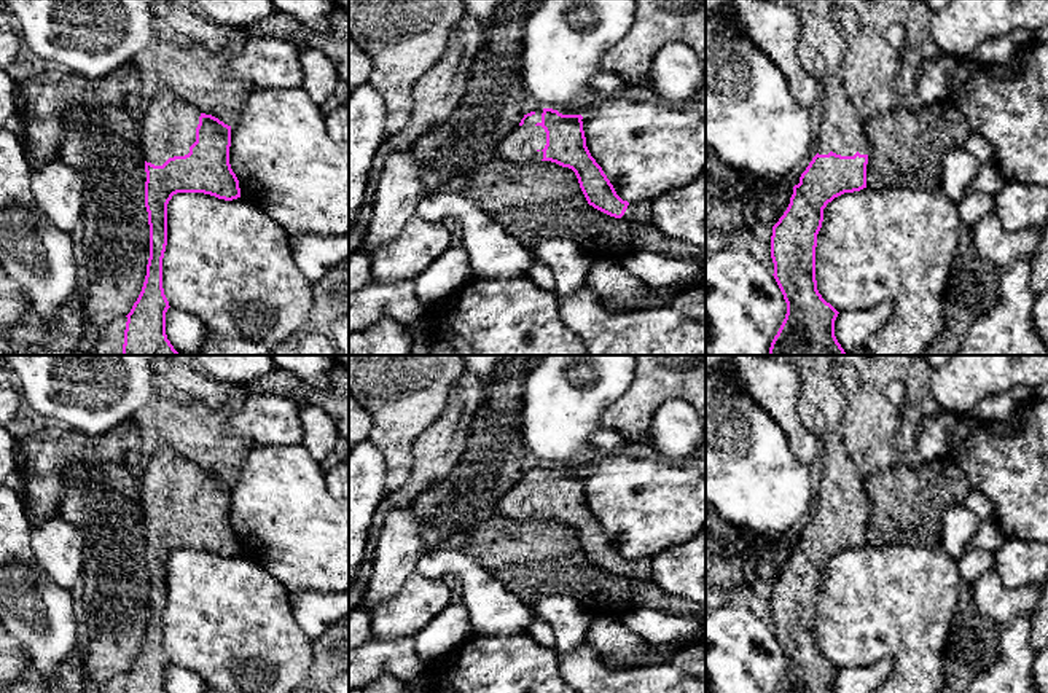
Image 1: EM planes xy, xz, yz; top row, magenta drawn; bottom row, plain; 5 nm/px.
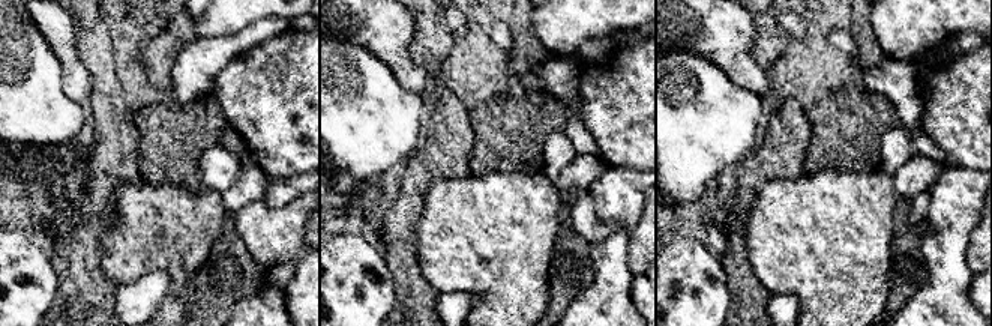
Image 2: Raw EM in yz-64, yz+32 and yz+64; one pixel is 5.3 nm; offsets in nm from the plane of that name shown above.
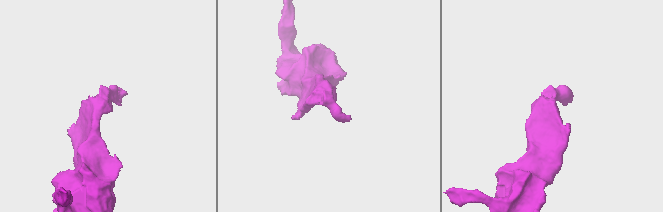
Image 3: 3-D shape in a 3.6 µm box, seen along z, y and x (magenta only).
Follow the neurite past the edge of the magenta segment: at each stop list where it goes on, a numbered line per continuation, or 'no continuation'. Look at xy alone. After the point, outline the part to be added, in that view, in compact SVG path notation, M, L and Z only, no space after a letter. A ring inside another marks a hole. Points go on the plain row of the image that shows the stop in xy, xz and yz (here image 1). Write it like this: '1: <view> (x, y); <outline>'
1: xy (168, 485); M167 443L156 449L140 475L143 516L162 523L169 515L188 511L201 470Z

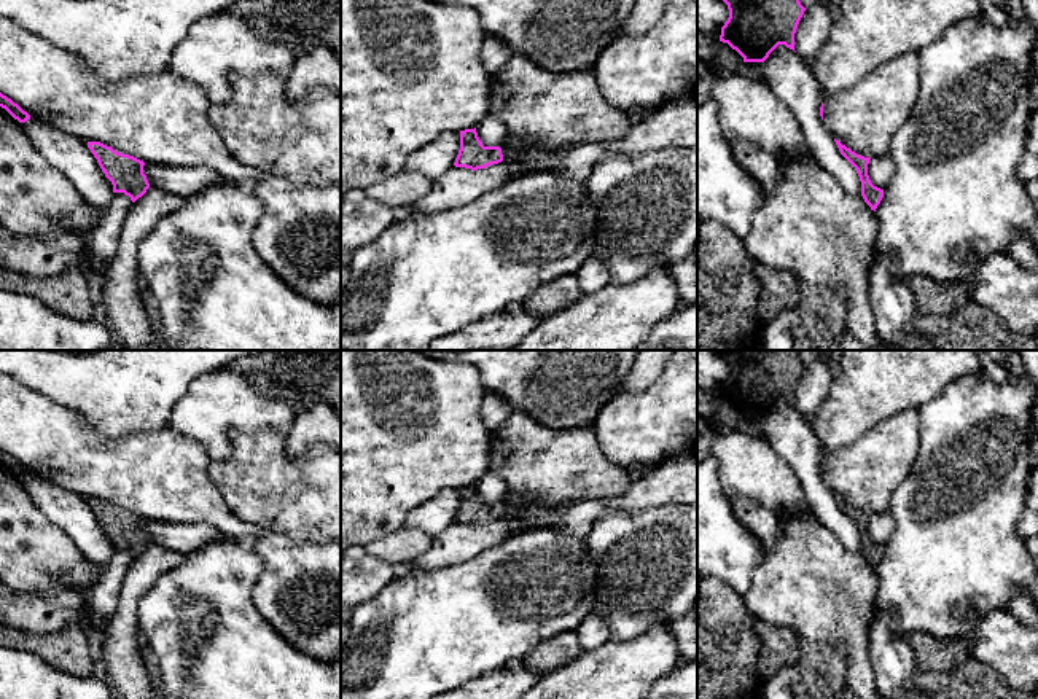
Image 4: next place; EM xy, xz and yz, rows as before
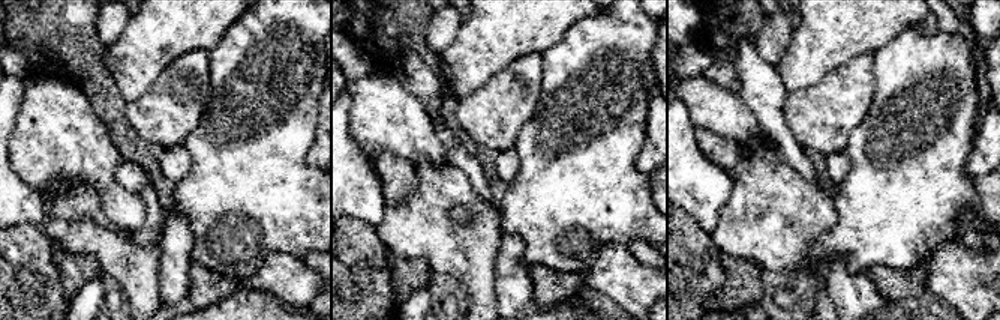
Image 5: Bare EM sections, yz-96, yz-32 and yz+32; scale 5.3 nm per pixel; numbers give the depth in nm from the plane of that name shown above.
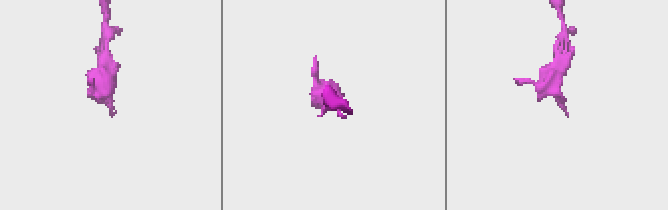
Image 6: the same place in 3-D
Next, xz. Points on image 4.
no continuation

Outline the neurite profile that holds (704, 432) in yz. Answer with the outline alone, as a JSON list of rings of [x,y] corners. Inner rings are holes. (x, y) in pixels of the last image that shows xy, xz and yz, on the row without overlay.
[[[697,414],[697,462],[700,462],[710,452],[712,439],[713,430],[707,420]]]

